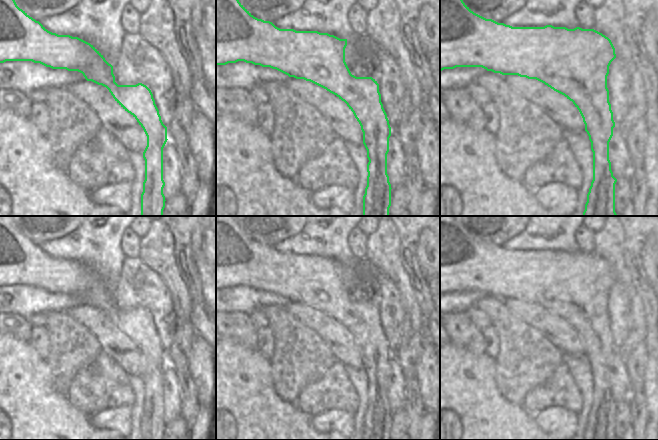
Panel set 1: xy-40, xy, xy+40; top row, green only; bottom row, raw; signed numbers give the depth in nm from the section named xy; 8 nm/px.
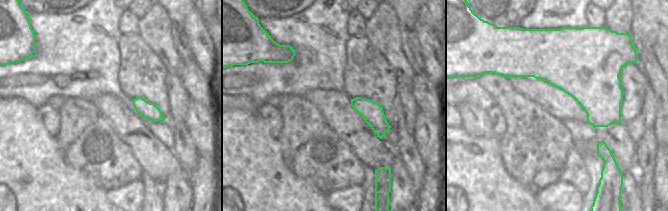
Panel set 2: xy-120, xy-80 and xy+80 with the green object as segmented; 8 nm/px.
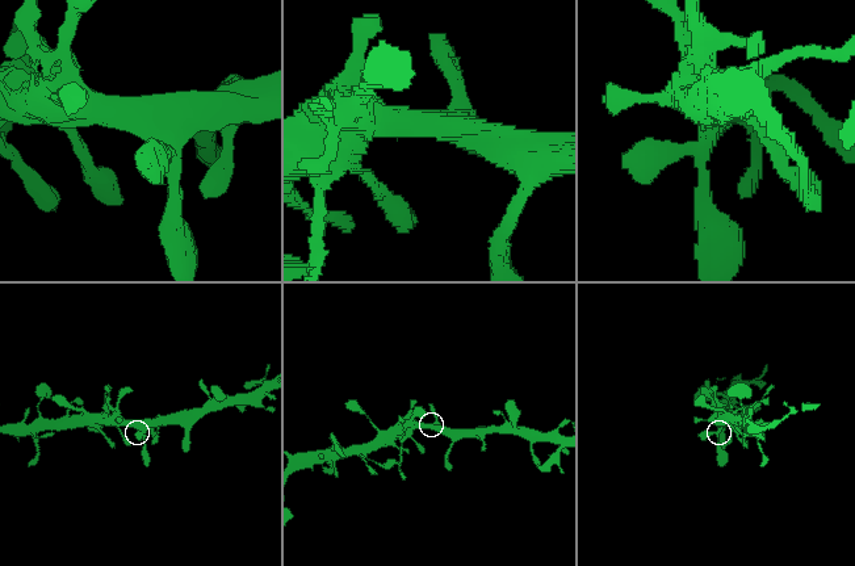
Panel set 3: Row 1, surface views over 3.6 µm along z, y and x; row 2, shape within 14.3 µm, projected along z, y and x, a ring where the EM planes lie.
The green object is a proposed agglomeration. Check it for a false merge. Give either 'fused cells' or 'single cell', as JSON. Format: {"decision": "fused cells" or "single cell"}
{"decision": "single cell"}

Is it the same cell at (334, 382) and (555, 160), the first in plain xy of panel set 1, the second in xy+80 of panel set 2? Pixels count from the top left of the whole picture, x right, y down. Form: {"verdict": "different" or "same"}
{"verdict": "different"}

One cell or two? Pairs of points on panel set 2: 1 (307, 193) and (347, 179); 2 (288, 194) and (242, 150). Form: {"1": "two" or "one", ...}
{"1": "two", "2": "one"}

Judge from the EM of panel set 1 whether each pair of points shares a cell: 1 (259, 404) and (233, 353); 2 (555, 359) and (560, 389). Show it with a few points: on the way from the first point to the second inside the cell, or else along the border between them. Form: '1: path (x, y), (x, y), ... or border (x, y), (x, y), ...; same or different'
1: path (246, 391), (233, 378), (233, 366); same
2: border (562, 362), (541, 385); different

